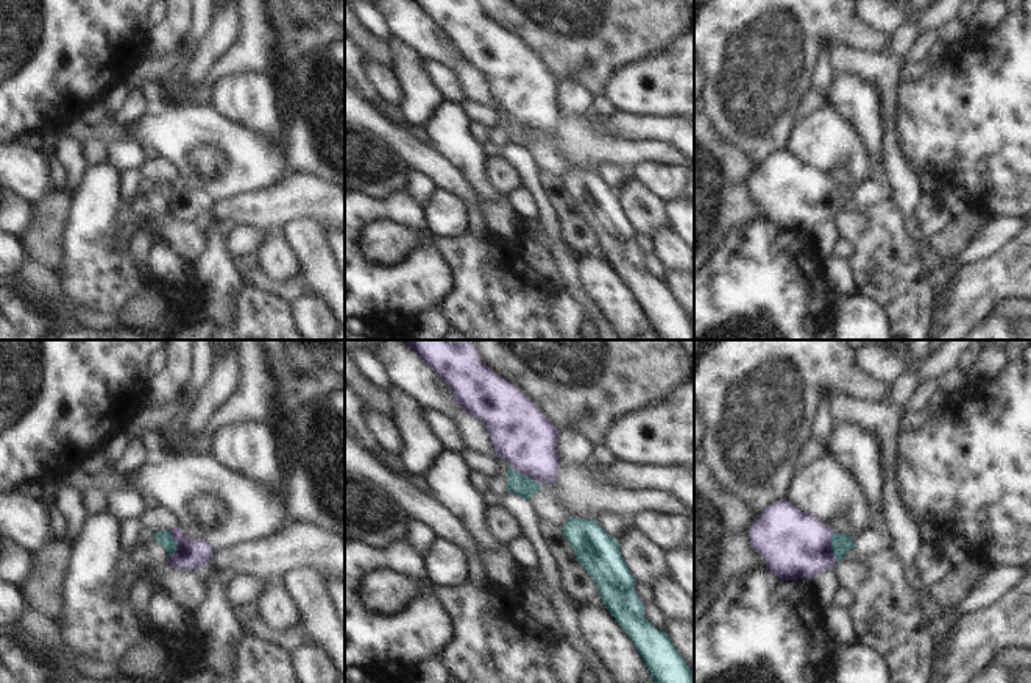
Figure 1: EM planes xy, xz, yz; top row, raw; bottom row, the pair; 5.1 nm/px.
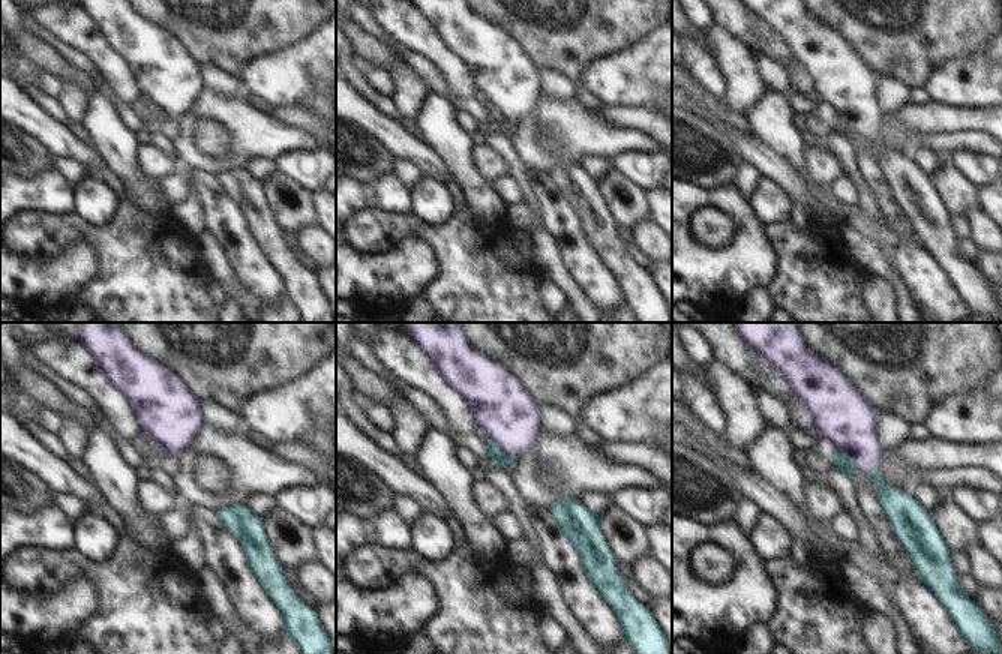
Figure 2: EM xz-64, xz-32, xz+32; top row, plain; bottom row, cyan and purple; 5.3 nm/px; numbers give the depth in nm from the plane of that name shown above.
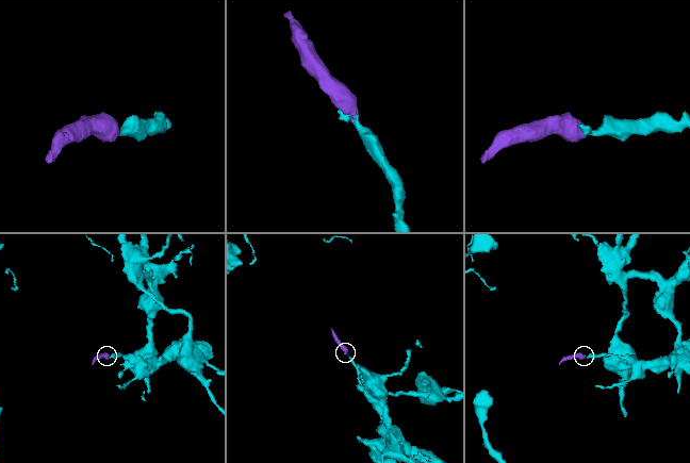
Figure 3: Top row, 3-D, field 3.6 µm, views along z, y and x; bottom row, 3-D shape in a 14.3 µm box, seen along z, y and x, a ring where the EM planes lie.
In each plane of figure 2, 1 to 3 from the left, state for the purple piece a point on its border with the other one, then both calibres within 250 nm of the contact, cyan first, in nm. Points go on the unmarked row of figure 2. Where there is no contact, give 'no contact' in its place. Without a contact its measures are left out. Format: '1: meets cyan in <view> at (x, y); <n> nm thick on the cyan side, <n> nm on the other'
1: meets cyan in xz-64 at (161, 110); 40 nm thick on the cyan side, 320 nm on the other
2: meets cyan in xz-32 at (501, 114); 80 nm thick on the cyan side, 320 nm on the other
3: meets cyan in xz+32 at (851, 122); 100 nm thick on the cyan side, 300 nm on the other

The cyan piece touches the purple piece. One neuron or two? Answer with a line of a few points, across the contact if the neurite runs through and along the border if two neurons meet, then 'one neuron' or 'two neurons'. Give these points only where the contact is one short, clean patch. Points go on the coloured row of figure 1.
xz (517, 484), (526, 476), (526, 442), (520, 434) | one neuron

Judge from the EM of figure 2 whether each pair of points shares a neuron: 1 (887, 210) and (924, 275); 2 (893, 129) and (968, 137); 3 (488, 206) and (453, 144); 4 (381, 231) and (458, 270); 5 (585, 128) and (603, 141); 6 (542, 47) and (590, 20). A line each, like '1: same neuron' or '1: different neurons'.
1: same neuron
2: same neuron
3: same neuron
4: same neuron
5: same neuron
6: same neuron

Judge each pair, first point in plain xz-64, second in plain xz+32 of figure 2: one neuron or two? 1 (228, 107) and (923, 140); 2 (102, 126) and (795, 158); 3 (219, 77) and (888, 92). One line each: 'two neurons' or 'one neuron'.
1: one neuron
2: one neuron
3: one neuron

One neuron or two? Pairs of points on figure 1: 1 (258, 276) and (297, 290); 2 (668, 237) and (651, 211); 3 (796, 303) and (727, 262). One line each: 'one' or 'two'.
1: one
2: two
3: one

